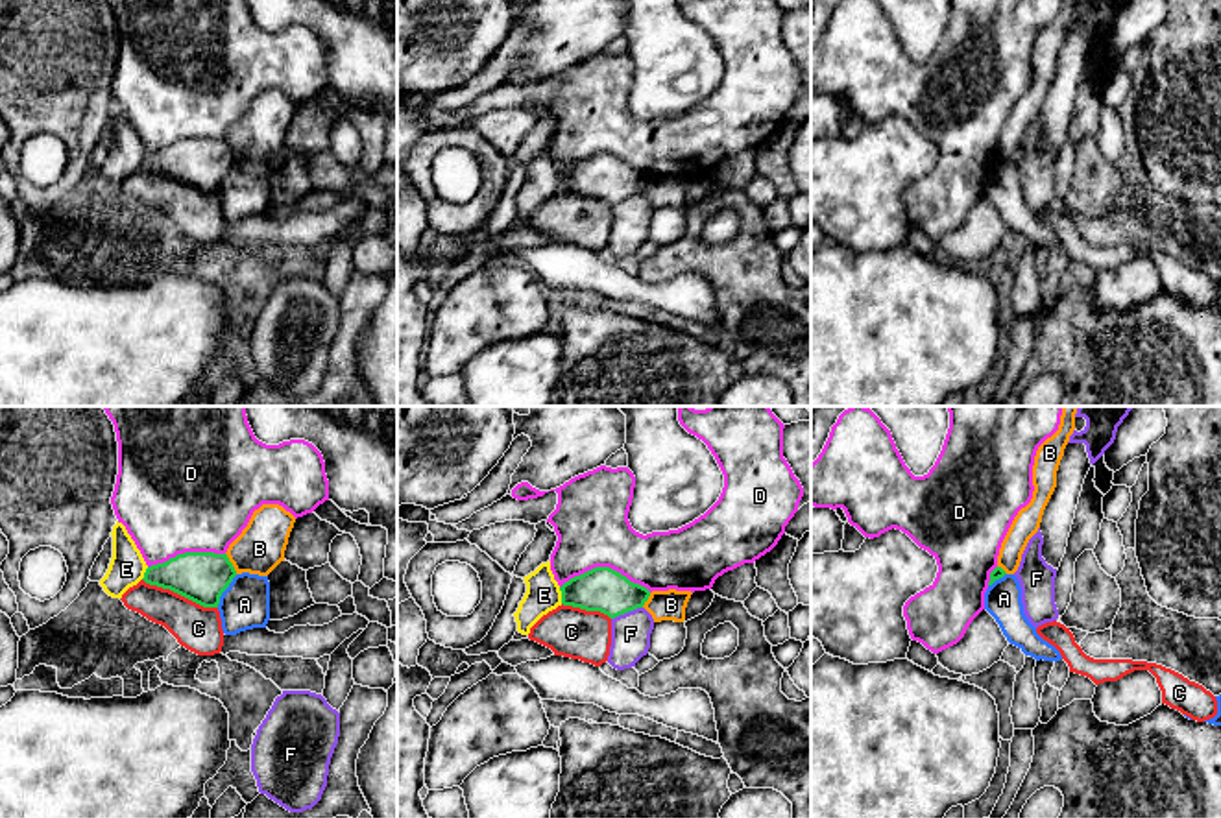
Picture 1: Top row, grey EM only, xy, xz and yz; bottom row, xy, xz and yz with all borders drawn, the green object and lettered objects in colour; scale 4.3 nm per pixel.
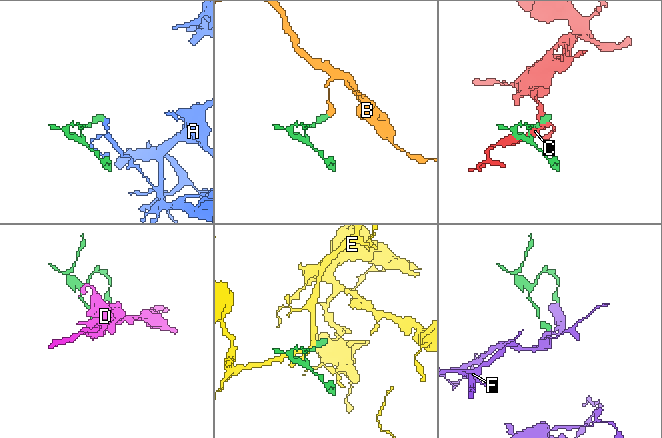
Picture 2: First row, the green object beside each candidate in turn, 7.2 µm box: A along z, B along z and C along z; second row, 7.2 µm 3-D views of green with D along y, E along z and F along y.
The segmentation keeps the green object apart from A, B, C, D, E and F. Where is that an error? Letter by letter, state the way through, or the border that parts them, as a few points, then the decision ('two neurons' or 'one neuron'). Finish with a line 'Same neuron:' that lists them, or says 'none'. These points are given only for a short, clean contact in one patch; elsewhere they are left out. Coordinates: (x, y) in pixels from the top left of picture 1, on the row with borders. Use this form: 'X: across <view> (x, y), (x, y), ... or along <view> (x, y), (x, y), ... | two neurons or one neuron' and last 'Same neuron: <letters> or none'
A: along xy (237, 575), (217, 606) | two neurons
B: along xy (226, 553), (237, 573) | two neurons
C: two neurons
D: two neurons
E: two neurons
F: two neurons
Same neuron: none

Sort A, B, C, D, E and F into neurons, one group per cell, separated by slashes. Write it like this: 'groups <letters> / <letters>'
groups A / B / C / D / E / F

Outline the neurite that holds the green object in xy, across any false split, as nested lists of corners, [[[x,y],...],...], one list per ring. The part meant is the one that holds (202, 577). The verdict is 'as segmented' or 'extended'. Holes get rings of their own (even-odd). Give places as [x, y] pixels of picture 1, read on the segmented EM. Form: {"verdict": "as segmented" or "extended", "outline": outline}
{"verdict": "as segmented", "outline": [[[185,552],[146,569],[144,582],[170,589],[203,607],[218,607],[236,571],[227,554]]]}

